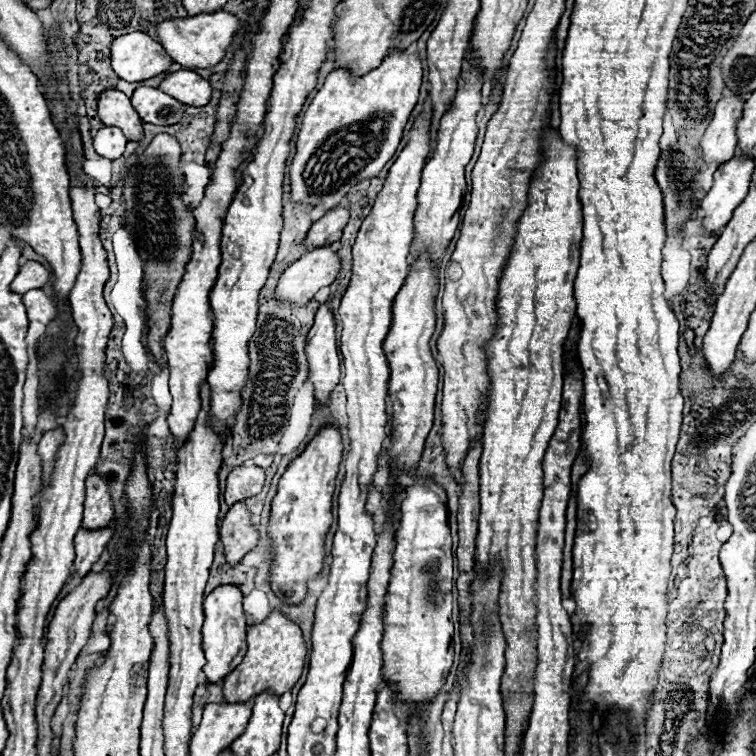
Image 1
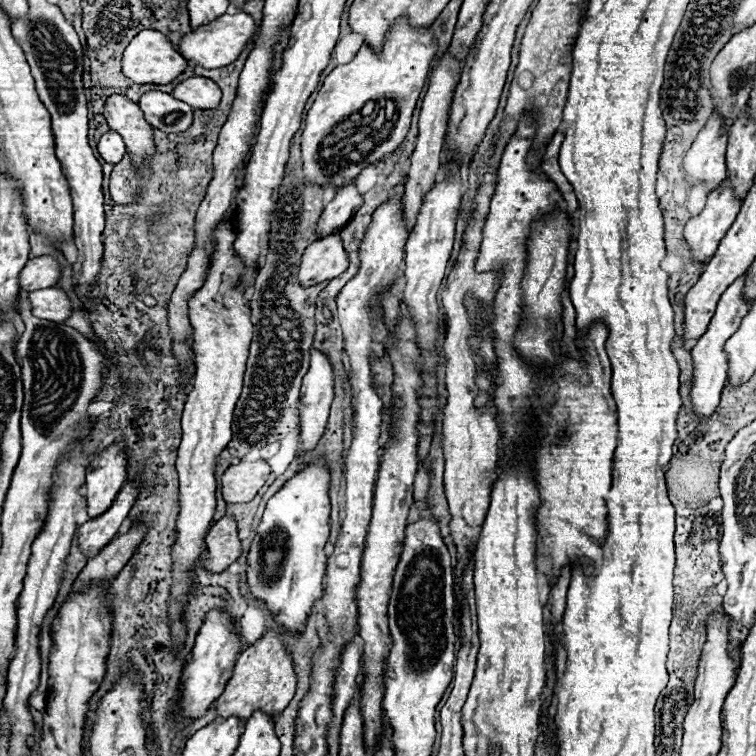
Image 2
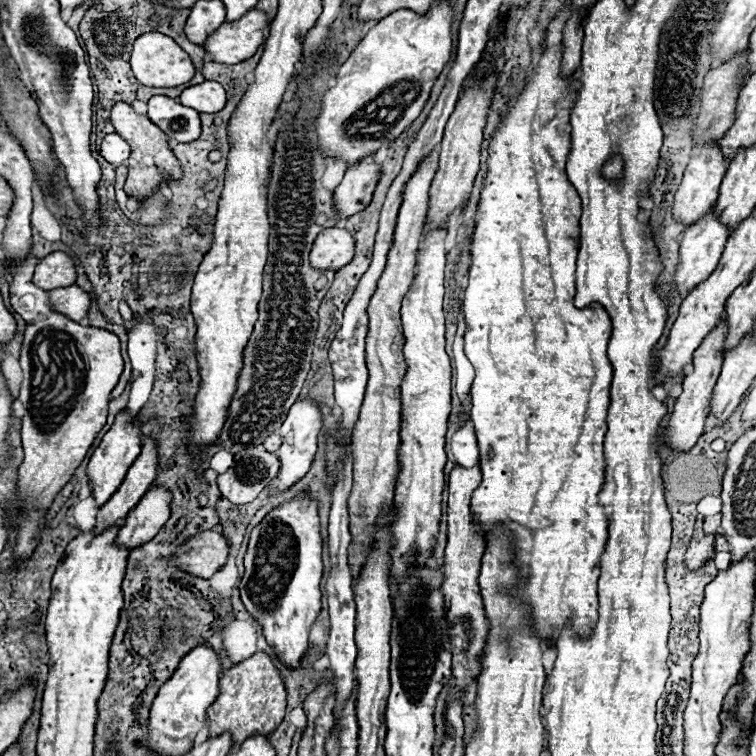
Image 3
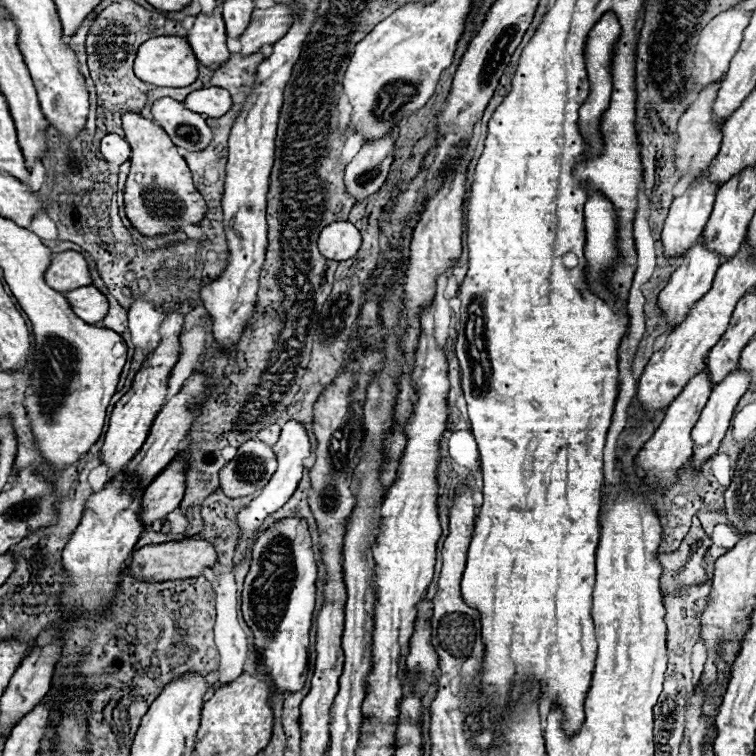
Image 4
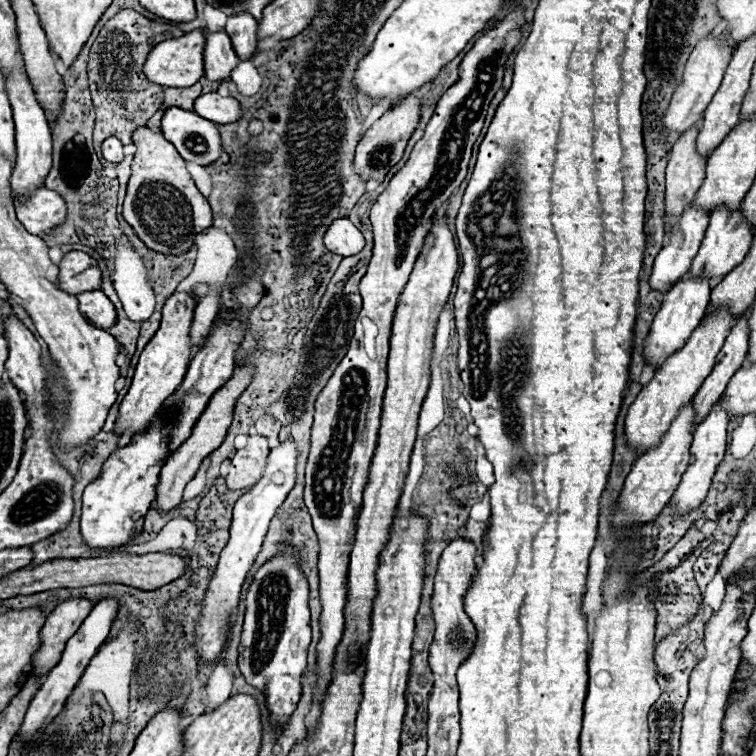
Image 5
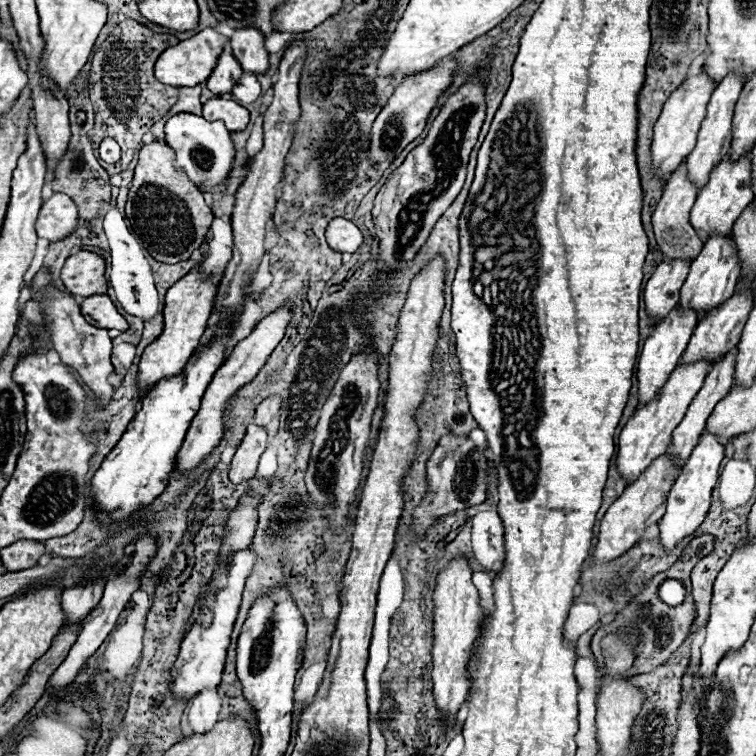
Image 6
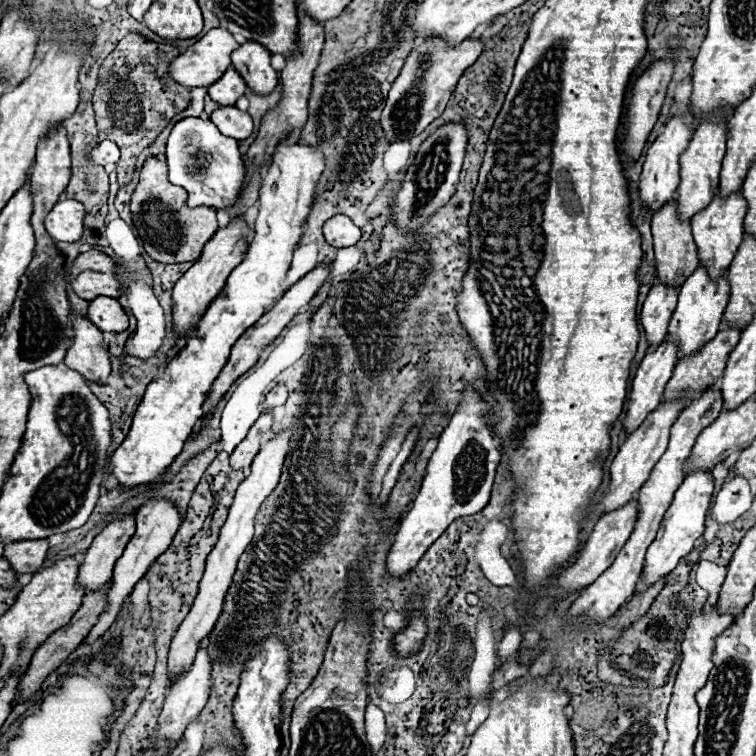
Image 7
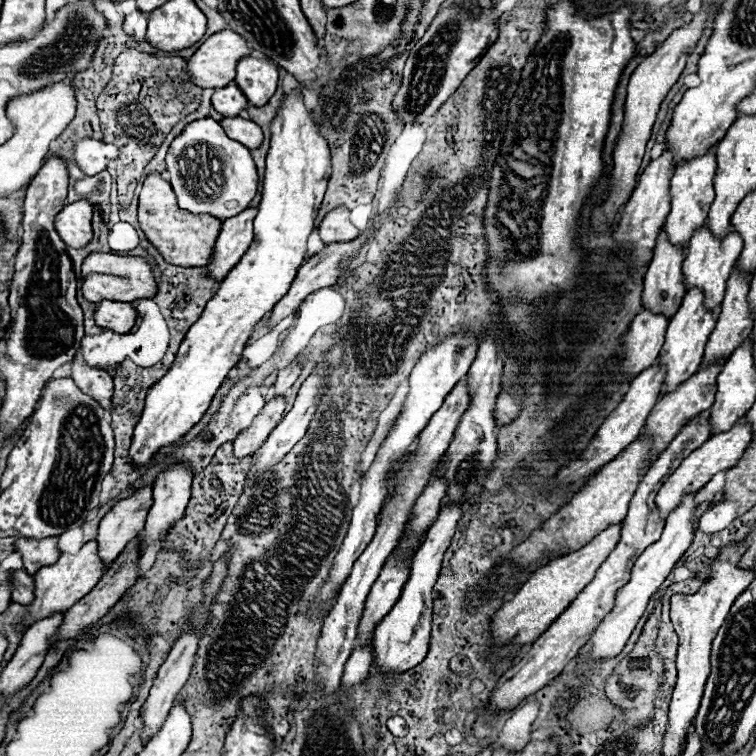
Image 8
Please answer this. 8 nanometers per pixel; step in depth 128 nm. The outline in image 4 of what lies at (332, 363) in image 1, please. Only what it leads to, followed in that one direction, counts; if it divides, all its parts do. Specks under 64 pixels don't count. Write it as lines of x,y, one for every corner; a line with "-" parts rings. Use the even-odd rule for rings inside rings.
288,420
288,422
282,426
280,440
272,446
272,450
274,450
274,454
276,454
276,458
278,458
278,470
274,472
274,476
270,478
270,482
262,488
262,494
260,494
258,498
254,498
248,506
244,506
244,508
240,510
240,516
238,516
238,520
240,520
240,542
238,542
238,544
240,544
240,554
244,554
244,552
250,548
250,544
254,542
252,538
254,538
254,534
260,530
262,520
264,520
270,512
274,512
274,510
278,510
282,504
286,504
288,498
294,494
298,482
302,480
302,474
304,474
304,458
310,456
310,448
312,448
312,444
310,444
310,438
308,438
308,432
306,432
304,424
298,422
298,420

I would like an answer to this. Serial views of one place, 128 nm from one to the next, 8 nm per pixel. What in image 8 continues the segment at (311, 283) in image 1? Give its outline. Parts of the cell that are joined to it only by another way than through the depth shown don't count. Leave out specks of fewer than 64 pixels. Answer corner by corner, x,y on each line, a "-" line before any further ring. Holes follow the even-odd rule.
336,208
324,216
324,220
318,226
318,232
324,244
350,242
360,236
358,228
350,222
348,216
350,216
348,208

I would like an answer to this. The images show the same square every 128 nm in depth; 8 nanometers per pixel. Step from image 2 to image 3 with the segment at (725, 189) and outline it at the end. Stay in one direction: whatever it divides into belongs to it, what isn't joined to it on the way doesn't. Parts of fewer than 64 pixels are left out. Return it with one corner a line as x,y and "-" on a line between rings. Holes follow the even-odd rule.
714,206
700,220
696,220
694,224
690,224
684,230
684,238
680,244
680,266
678,266
676,278
674,278
676,286
682,294
688,294
694,288
694,284
698,284
698,280
704,280
710,272
714,272
728,236
730,236
730,230
726,224
722,224
718,220

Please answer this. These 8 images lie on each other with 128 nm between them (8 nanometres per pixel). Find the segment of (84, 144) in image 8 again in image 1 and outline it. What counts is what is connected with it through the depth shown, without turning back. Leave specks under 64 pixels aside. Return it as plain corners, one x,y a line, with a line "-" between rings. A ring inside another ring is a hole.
104,126
96,132
94,136
94,150
102,156
102,158
108,158
108,160
116,160
124,154
124,146
126,146
126,138
124,134
114,128
114,126

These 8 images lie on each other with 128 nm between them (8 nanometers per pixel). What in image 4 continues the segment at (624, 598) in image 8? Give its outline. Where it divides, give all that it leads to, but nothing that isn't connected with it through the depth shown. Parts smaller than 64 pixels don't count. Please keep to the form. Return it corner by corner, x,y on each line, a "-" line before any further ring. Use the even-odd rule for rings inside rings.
736,368
736,370
732,370
732,372
726,376
726,380
718,382
718,384
712,388
712,394
710,394
710,398
708,398
708,402
706,402
706,406
704,406
704,410
702,410
702,414
700,414
700,420
696,422
696,426
694,426
694,430
692,430
692,440
694,440
694,466
696,466
696,468
698,468
700,464
704,464
710,456
716,454
716,450
718,450
718,446
720,446
724,434
726,434
728,428
730,428
730,420
732,420
732,416
734,416
734,408
736,408
738,400
744,396
744,392
748,390
748,386
750,386
750,372

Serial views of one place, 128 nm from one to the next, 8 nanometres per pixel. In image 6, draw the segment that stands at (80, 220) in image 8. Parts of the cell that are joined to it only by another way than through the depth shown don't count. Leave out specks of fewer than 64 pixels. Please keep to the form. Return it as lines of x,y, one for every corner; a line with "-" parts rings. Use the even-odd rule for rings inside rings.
54,192
40,206
36,218
36,232
38,236
56,242
72,234
76,230
76,224
78,224
78,210
72,198
62,192

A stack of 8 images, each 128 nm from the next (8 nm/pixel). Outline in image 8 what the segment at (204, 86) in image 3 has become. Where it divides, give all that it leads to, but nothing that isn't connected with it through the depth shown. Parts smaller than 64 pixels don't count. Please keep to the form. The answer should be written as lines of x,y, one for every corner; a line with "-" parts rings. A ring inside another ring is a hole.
232,116
232,118
222,118
220,124
230,138
238,140
240,144
246,144
246,148
250,148
250,150
254,150
262,144
262,130
252,120

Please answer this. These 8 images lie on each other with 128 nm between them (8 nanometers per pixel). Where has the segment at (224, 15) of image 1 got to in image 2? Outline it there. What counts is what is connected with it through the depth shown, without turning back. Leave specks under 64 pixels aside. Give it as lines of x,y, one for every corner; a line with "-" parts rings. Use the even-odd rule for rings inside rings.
236,12
236,14
224,14
204,26
198,26
196,30
184,34
180,38
180,44
178,44
178,52
186,58
186,60
192,60
196,62
198,66
204,66
204,68
222,68
230,62
234,62
238,58
238,54
242,52
244,44
252,38
256,30
256,24
252,20
250,14
246,12

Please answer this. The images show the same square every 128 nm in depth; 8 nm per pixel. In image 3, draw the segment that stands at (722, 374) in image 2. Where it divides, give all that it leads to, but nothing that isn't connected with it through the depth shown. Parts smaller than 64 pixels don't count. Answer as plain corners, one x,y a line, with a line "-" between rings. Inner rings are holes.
724,314
720,318
720,322
716,324
716,328
702,340
700,348
694,352
694,372
684,378
682,394
678,396
672,416
670,416
670,422
662,434
664,442
668,442
676,450
688,450
690,446
696,444
696,440
704,432
704,424
706,424
706,418
710,412
710,398
712,398
716,380
720,376
720,368
722,368
722,350
724,350
724,340
728,334
726,328
728,328
728,322
726,322
726,314

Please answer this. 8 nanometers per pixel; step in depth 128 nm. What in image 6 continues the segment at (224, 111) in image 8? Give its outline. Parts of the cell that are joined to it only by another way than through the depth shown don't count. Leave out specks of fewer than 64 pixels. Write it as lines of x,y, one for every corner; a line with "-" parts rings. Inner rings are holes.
226,44
220,58
218,58
218,64
216,68
212,70
210,78
206,80
206,86
216,92
216,94
224,94
224,92
230,92
232,86
236,84
236,80
242,76
242,68
240,64
236,62
236,58
232,56
232,50
230,46

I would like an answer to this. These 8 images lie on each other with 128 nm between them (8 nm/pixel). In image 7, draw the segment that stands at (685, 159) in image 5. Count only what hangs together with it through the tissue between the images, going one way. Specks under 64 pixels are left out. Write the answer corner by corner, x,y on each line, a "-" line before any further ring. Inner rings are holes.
676,196
670,202
666,202
658,212
654,212
652,234
656,252
656,278
664,280
664,284
676,284
676,286
684,284
686,276
690,276
700,262
698,262
698,248
690,232
690,220
680,220

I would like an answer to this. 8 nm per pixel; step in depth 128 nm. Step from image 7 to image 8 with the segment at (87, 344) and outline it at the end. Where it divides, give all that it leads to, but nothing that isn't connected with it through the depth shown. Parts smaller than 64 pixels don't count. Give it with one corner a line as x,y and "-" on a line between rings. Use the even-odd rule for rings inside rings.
78,352
76,358
72,360
72,378
82,388
82,392
86,392
88,396
94,396
94,400
98,400
102,408
106,410
110,408
114,384
112,384
112,376
108,370
88,366
82,354

